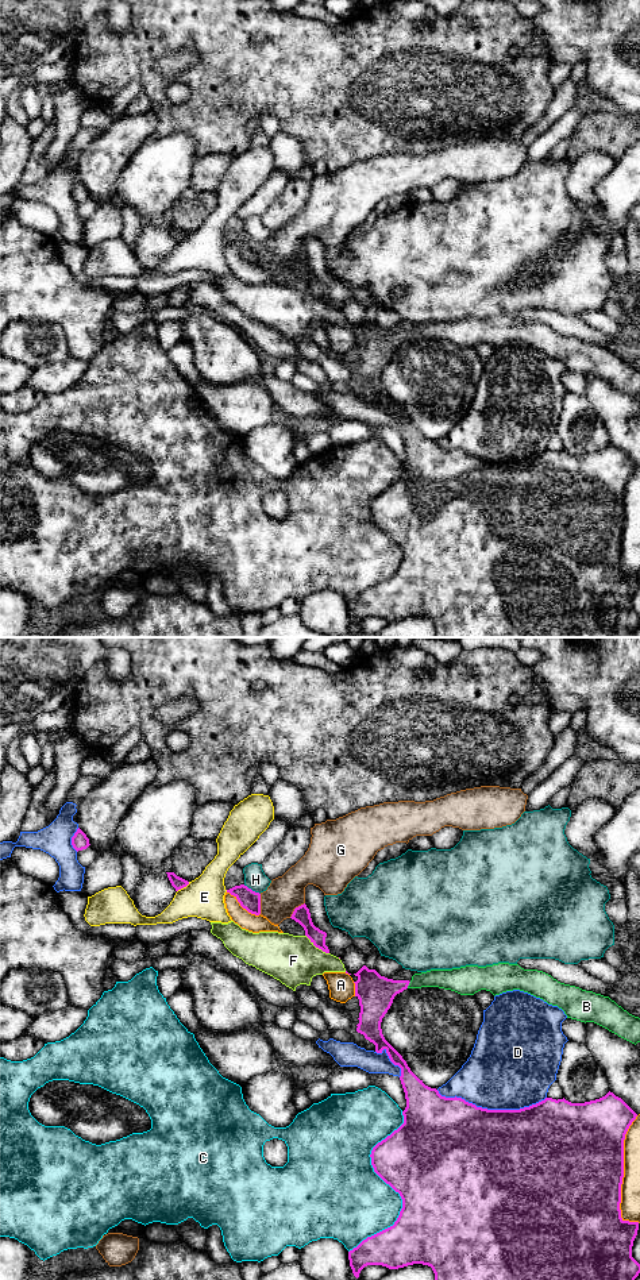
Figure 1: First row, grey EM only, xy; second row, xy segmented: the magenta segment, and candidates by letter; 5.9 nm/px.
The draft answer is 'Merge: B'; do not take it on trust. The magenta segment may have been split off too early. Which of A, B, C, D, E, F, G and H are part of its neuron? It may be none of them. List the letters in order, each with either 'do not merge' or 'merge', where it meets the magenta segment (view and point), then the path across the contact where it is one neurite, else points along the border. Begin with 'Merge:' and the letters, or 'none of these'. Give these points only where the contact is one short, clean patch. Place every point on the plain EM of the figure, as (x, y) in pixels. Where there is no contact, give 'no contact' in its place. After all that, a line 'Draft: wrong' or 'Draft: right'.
Merge: B
A: do not merge; contact xy (623, 523)
B: merge; contact xy (408, 336); way xy (376, 344), (408, 336), (423, 331), (448, 331)
C: do not merge; contact xy (392, 539)
D: do not merge; contact xy (492, 462)
E: do not merge; contact xy (182, 239)
F: do not merge; contact xy (316, 299)
G: do not merge; contact xy (259, 255); border xy (259, 246), (261, 265)
H: do not merge; contact xy (250, 241); border xy (243, 236), (259, 246)
Draft: right

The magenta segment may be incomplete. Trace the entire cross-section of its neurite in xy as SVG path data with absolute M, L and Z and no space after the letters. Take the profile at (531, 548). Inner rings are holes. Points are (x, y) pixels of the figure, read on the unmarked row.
M498 315L486 319L466 317L452 321L431 321L415 325L410 334L388 331L381 328L375 321L369 321L366 317L354 327L358 329L354 335L355 348L359 351L361 358L356 383L363 386L366 392L375 397L377 405L382 405L385 401L390 413L401 420L400 432L406 451L406 459L402 463L404 475L385 491L378 494L370 506L374 524L400 545L402 560L393 578L367 589L356 599L348 604L350 618L354 628L358 631L361 622L367 617L382 617L389 621L398 621L413 616L423 616L432 620L435 625L435 637L632 637L640 625L640 616L632 609L632 598L637 587L639 574L624 572L621 570L620 555L624 529L624 491L637 466L621 450L616 448L610 443L599 451L585 455L571 455L564 450L558 452L545 450L536 456L520 462L487 462L477 459L462 450L442 448L436 440L425 437L423 432L410 423L402 408L385 392L381 374L397 346L406 340L421 339L439 339L455 343L460 347L474 347L481 342L486 342L494 348L506 343L520 342L543 351L548 356L558 358L564 363L567 370L585 375L594 374L635 397L640 394L640 370L629 366L609 348L560 335L543 323L524 321L518 316Z

